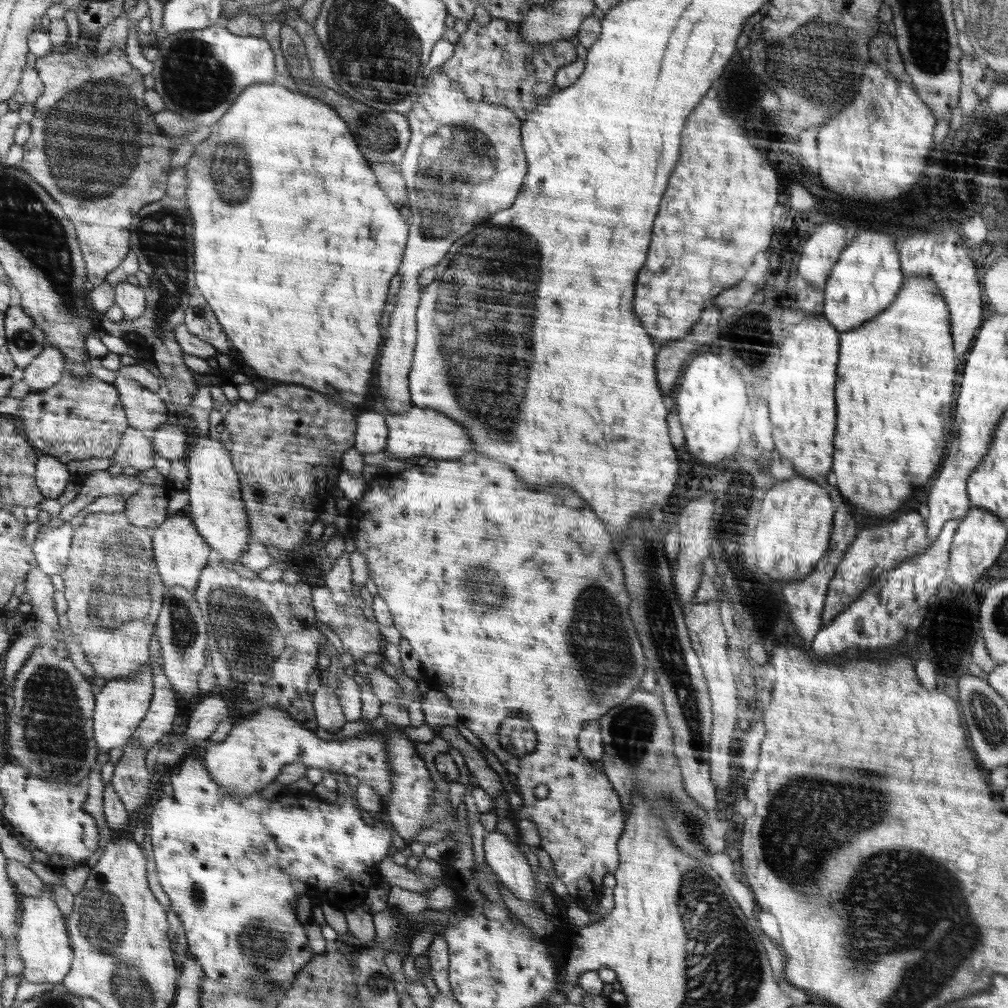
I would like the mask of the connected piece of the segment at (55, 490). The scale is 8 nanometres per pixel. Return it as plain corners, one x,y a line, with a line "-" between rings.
48,455
40,458
35,475
38,487
46,500
58,499
72,476
65,464

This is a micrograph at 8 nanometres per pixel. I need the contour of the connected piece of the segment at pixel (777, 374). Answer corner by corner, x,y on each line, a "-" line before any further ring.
804,314
802,321
791,326
788,342
782,344
780,362
768,378
770,396
770,422
772,438
778,446
780,458
788,458
796,474
824,480
832,470
832,438
836,424
836,406
834,406
834,386
839,358
840,334
821,314

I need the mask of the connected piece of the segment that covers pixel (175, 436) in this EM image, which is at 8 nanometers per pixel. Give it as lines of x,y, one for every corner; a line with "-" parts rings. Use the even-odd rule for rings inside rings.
180,425
158,427
154,431
153,449
160,457
170,460
185,461
189,452
191,431

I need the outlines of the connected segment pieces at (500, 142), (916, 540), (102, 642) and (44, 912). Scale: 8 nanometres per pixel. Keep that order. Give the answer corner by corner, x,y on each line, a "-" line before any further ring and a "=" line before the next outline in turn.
436,68
426,80
419,101
405,114
411,135
404,156
398,164
406,179
411,237
408,238
402,270
399,270
400,290
396,295
395,309
390,316
390,328
380,357
378,384
385,414
409,412
414,405
409,390
409,373
418,341
418,306
423,295
423,287
419,284
420,273
424,269
434,268
443,261
444,256
451,251
451,247
460,237
476,229
478,224
487,222
492,214
510,208
523,186
522,180
526,177
528,169
523,149
523,121
513,110
502,105
493,105
488,101
468,98
463,88
453,82
442,69
=
918,510
900,514
895,521
888,521
888,524
876,524
872,528
862,528
859,532
857,531
855,542
849,546
847,554
839,562
828,585
821,614
821,628
831,624
840,613
859,600
861,594
876,582
883,572
896,568
905,558
922,554
928,547
927,524
=
122,512
116,513
88,513
84,518
81,526
73,531
71,540
71,551
68,555
66,568
61,572
61,577
64,580
64,596
68,602
66,610
66,618
68,618
68,628
75,635
77,645
83,649
86,660
90,662
97,676
104,679
112,680
117,678
126,678
133,675
144,663
150,660
150,642
155,633
155,629
160,617
159,612
163,605
163,593
166,587
161,581
156,563
155,554
153,553
153,544
151,543
151,530
144,527
134,526
127,517
127,514
=
46,885
46,890
36,896
20,895
19,902
22,906
22,918
17,932
17,947
24,963
23,977
33,984
61,984
73,965
72,946
71,938
68,938
69,932
66,932
64,926
62,910
58,910
58,902
52,888

